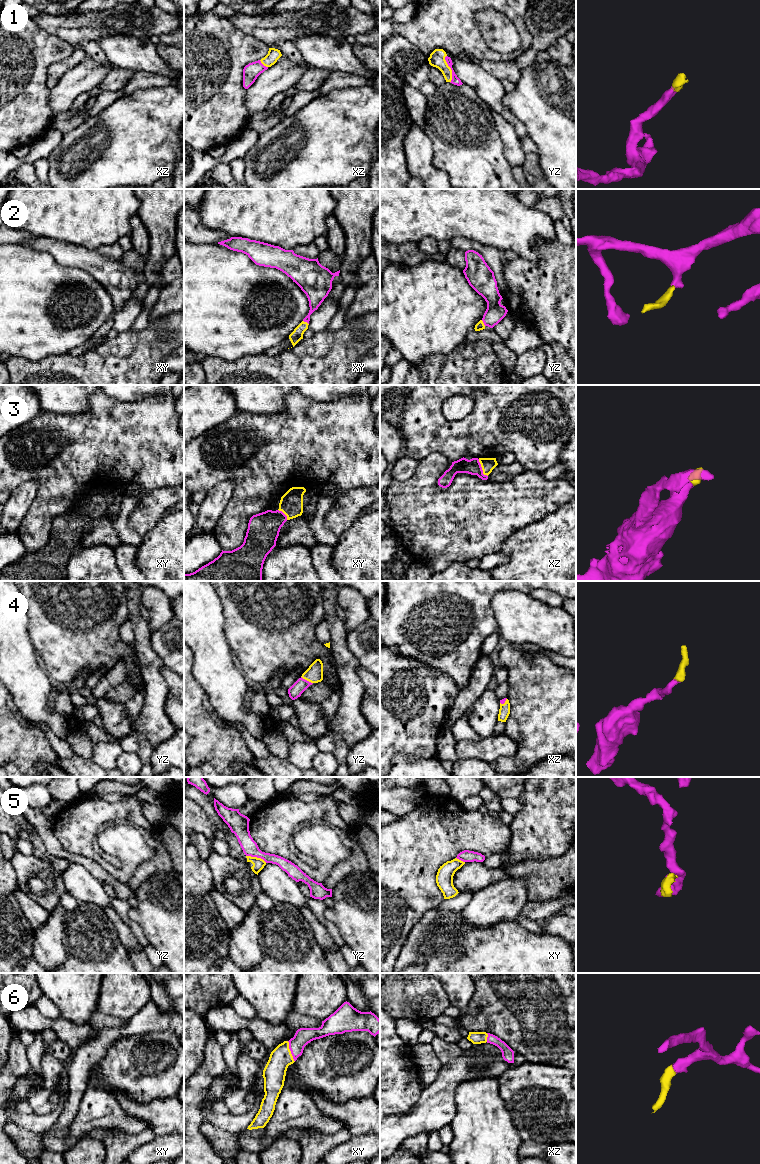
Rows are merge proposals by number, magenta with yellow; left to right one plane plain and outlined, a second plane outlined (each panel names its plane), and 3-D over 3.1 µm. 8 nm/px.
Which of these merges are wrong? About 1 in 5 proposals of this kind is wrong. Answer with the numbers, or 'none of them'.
5

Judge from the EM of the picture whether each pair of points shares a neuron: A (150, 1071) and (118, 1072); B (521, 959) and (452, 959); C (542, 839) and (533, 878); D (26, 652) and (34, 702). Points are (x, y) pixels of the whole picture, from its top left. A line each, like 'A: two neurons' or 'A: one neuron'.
A: one neuron
B: one neuron
C: two neurons
D: one neuron

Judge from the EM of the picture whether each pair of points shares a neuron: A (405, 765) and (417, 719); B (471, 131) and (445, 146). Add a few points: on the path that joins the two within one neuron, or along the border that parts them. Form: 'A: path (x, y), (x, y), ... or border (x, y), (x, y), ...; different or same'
A: border (430, 759), (409, 759), (398, 751), (390, 766); different
B: path (465, 137), (456, 146), (451, 146); same

